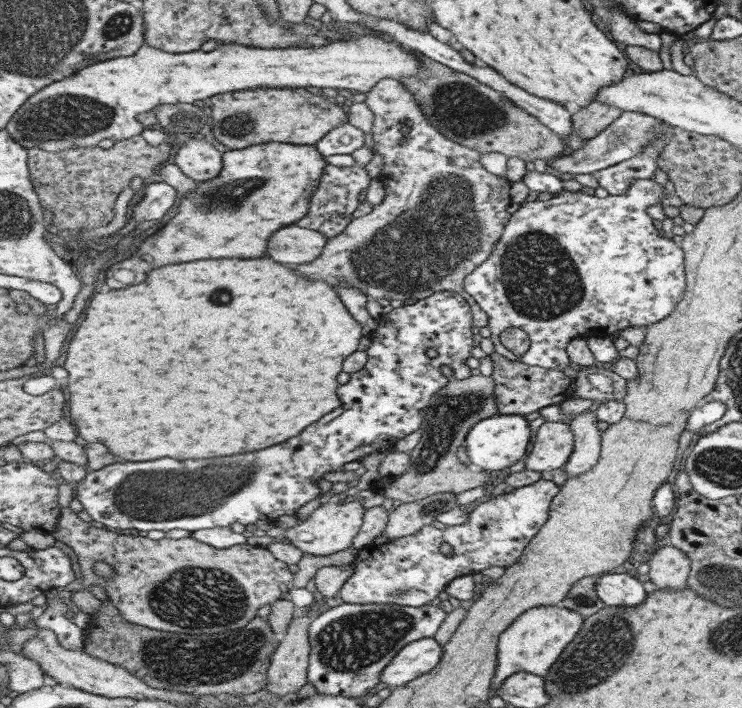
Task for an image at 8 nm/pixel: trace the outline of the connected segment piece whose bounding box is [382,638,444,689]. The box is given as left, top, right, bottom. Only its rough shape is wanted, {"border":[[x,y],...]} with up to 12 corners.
{"border":[[436,638],[401,650],[382,672],[391,689],[411,683],[442,662]]}

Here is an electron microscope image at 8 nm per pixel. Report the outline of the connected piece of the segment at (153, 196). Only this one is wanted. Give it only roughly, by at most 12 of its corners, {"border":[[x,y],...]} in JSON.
{"border":[[163,180],[146,183],[129,225],[161,220],[175,206],[177,191]]}

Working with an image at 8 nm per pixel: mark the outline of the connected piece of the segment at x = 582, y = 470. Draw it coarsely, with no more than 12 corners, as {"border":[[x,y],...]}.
{"border":[[594,408],[570,422],[575,446],[563,468],[585,474],[600,461],[603,432]]}

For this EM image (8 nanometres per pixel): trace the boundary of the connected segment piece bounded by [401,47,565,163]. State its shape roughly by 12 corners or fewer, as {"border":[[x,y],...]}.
{"border":[[419,54],[401,81],[430,123],[533,163],[563,138],[507,95]]}

